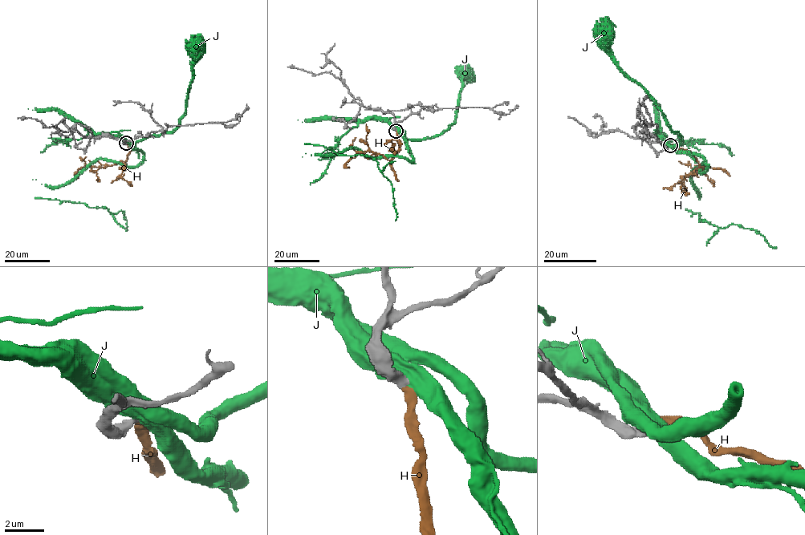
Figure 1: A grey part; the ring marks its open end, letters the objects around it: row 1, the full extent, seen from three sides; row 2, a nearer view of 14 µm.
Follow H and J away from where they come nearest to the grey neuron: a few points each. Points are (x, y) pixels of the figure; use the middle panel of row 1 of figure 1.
H: (396, 131), (399, 147), (397, 153), (391, 159), (368, 151), (358, 151), (347, 162), (345, 165), (347, 168)
J: (396, 130), (401, 129), (408, 139), (427, 139), (448, 127), (454, 121), (463, 70)

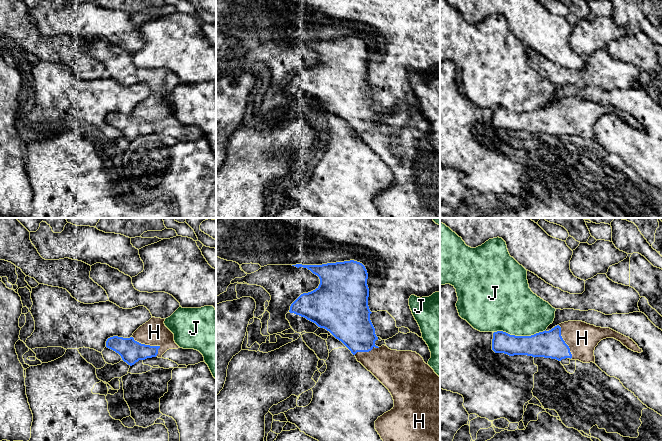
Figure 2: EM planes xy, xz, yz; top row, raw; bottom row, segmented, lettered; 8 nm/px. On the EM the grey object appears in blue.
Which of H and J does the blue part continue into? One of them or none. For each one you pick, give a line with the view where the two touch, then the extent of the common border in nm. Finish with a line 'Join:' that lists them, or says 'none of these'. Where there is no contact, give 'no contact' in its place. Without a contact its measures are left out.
H: contact in xy; length 260 nm
Join: H

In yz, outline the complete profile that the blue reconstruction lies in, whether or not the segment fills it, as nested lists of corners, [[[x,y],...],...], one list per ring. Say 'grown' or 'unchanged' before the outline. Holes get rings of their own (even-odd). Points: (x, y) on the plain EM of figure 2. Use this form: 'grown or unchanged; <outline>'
grown; [[[582,97],[564,98],[549,107],[531,112],[515,112],[497,107],[493,109],[492,126],[509,132],[527,131],[558,137],[568,134],[595,139],[595,123],[606,114],[614,114],[634,128],[643,128],[629,113],[610,104],[596,103]]]

